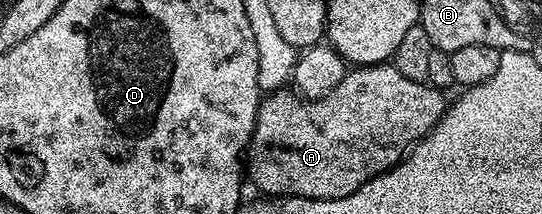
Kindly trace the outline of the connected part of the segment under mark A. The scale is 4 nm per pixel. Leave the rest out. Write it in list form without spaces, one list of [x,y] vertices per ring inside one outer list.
[[[394,64],[358,66],[349,69],[344,79],[329,94],[321,98],[305,100],[299,93],[288,88],[269,93],[261,101],[260,109],[256,113],[252,140],[246,151],[247,181],[249,178],[264,196],[272,196],[268,194],[297,198],[350,196],[374,176],[404,161],[408,151],[440,123],[446,109],[444,97],[445,91],[437,90],[428,82],[406,80],[406,76],[402,76],[402,72],[398,72]]]

